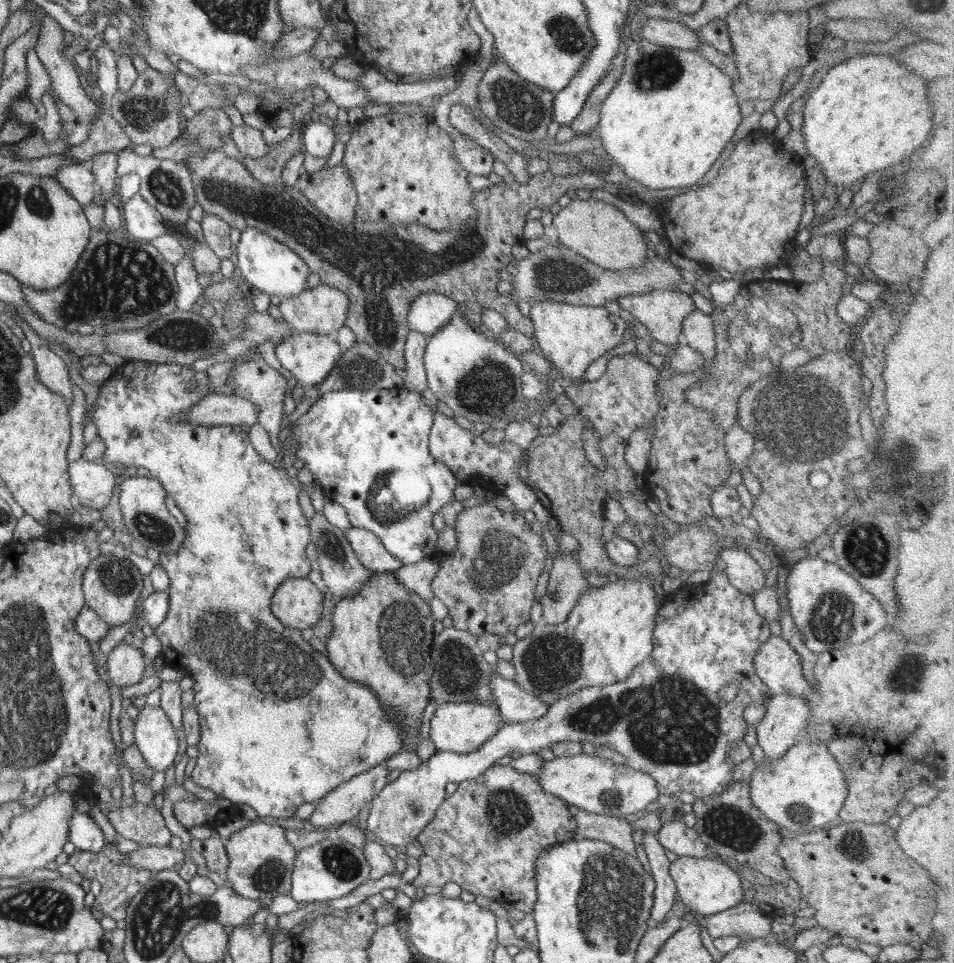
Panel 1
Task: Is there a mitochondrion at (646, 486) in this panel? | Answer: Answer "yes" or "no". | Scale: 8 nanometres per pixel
no

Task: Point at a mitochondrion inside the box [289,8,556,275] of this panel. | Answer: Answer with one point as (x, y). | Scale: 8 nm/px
(519, 105)

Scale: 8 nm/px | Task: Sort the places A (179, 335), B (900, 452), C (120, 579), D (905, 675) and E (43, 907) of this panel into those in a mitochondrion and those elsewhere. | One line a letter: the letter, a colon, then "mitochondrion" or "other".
A: mitochondrion
B: mitochondrion
C: mitochondrion
D: mitochondrion
E: mitochondrion

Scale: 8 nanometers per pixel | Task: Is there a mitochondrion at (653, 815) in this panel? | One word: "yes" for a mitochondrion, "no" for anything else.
no

